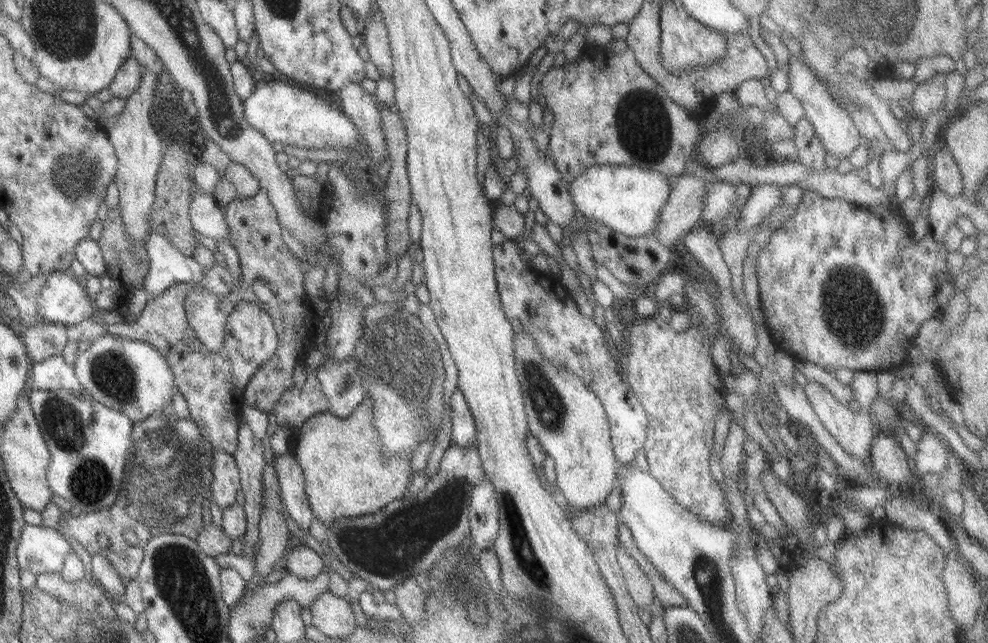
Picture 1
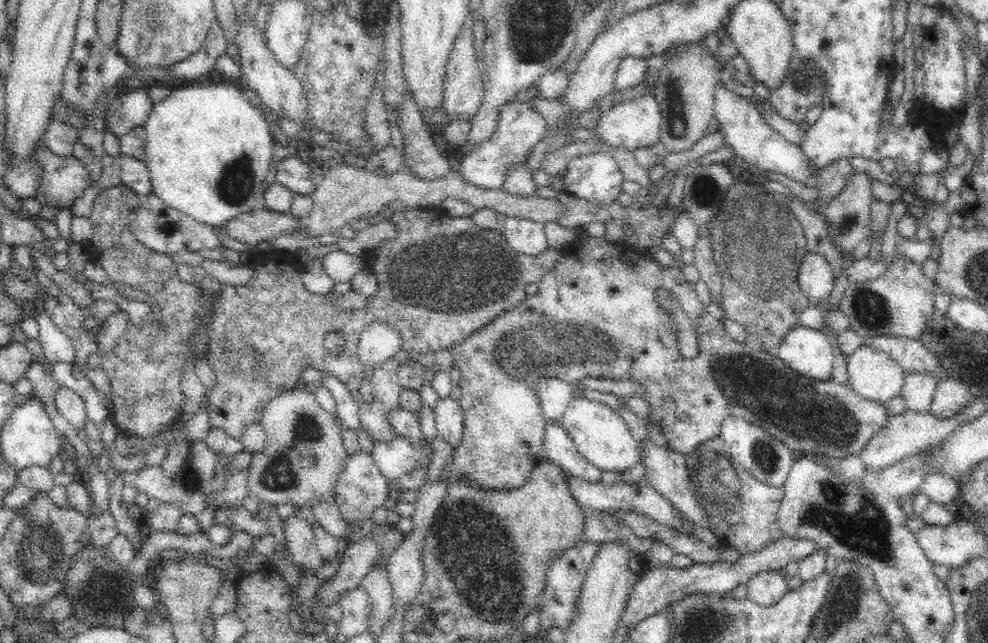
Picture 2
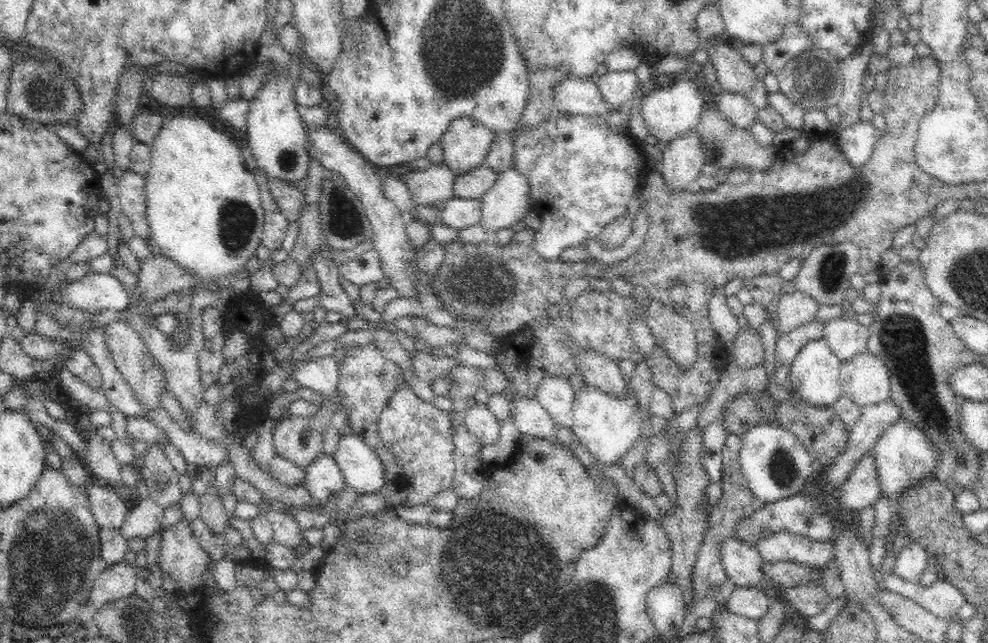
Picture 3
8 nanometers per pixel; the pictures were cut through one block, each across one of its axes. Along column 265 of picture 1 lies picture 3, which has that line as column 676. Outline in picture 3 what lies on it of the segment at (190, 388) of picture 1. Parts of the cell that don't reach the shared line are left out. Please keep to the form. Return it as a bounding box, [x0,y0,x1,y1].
[646,300,697,368]

